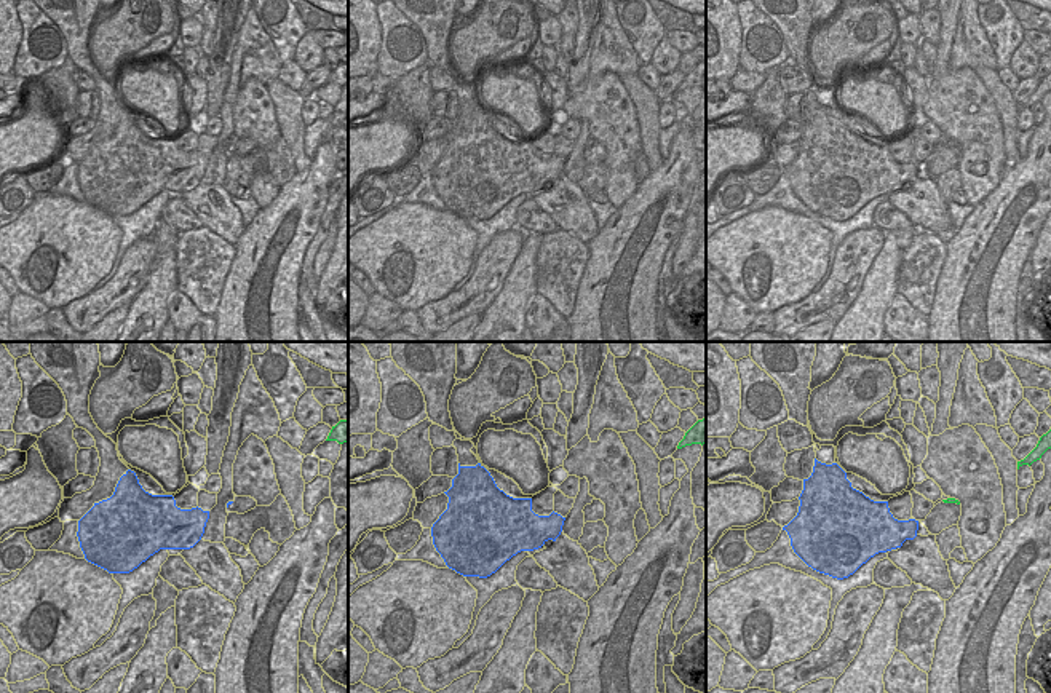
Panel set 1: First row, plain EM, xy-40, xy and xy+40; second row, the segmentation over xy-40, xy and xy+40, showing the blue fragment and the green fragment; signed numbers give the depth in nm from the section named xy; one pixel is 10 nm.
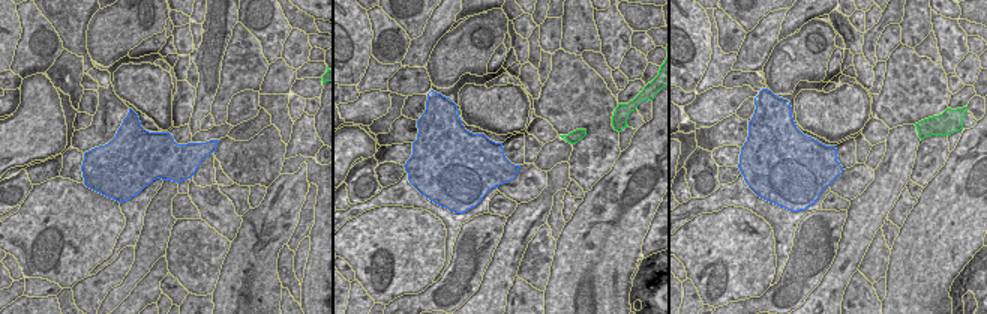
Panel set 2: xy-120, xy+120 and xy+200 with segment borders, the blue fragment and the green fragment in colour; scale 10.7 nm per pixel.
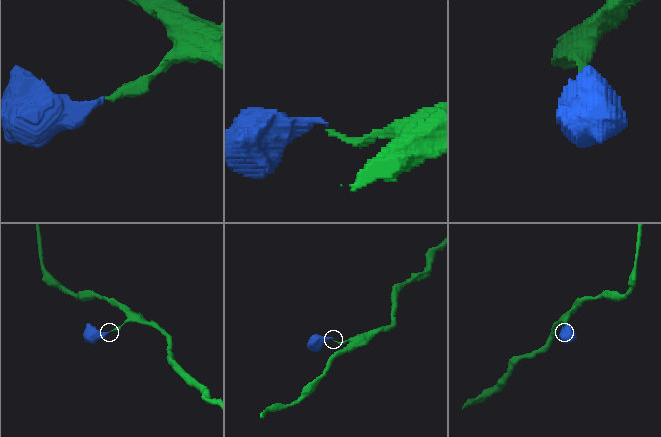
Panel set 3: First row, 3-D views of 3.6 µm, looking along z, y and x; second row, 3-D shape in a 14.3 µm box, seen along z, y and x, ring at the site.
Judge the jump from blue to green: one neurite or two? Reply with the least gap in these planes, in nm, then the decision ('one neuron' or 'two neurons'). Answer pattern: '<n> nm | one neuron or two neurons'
320 nm | one neuron

